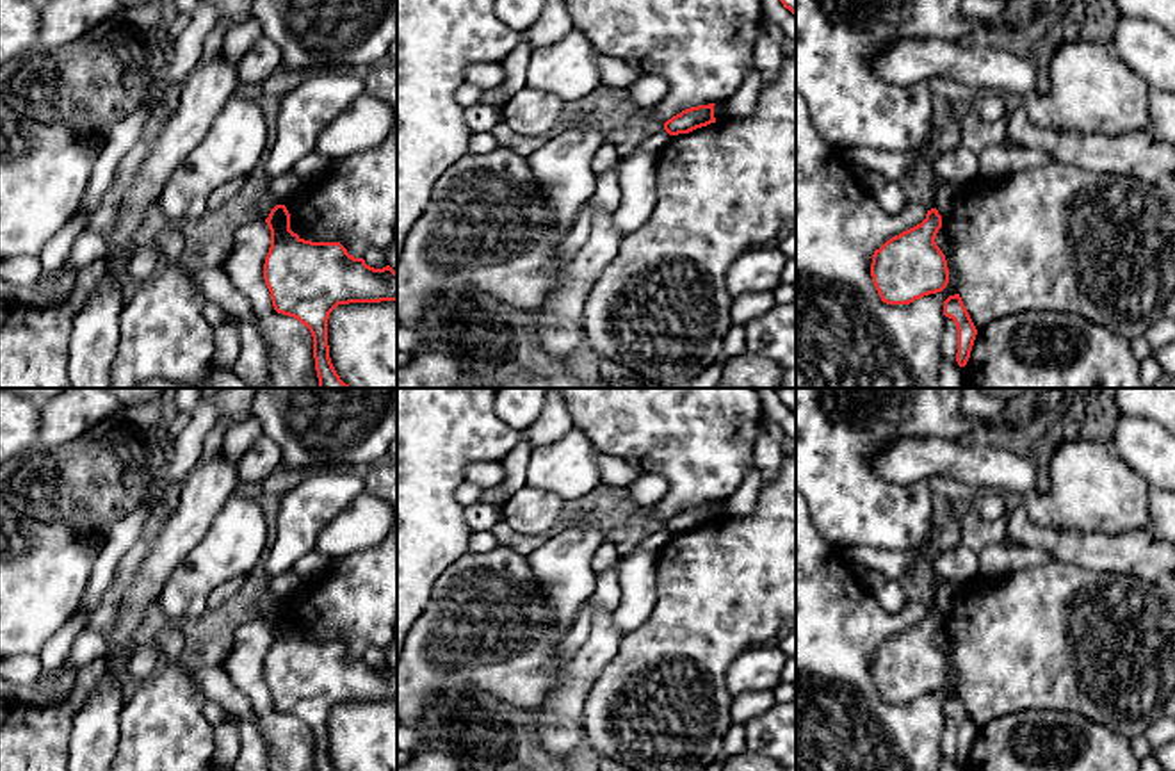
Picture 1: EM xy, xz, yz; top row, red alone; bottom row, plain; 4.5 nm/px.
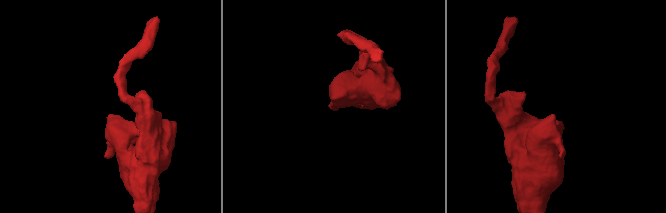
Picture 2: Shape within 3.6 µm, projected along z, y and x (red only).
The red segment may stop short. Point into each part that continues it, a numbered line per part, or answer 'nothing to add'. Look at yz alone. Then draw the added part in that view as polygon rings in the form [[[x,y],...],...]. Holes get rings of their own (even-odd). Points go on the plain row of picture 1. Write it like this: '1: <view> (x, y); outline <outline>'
nothing to add

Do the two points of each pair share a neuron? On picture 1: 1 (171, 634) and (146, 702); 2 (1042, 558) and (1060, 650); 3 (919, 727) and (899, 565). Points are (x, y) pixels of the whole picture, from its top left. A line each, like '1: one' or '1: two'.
1: one
2: two
3: two

